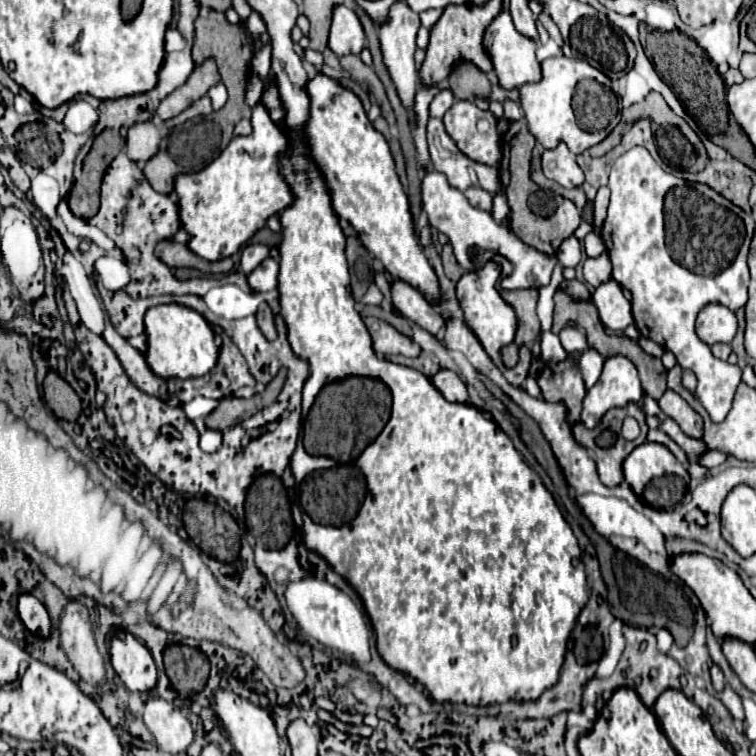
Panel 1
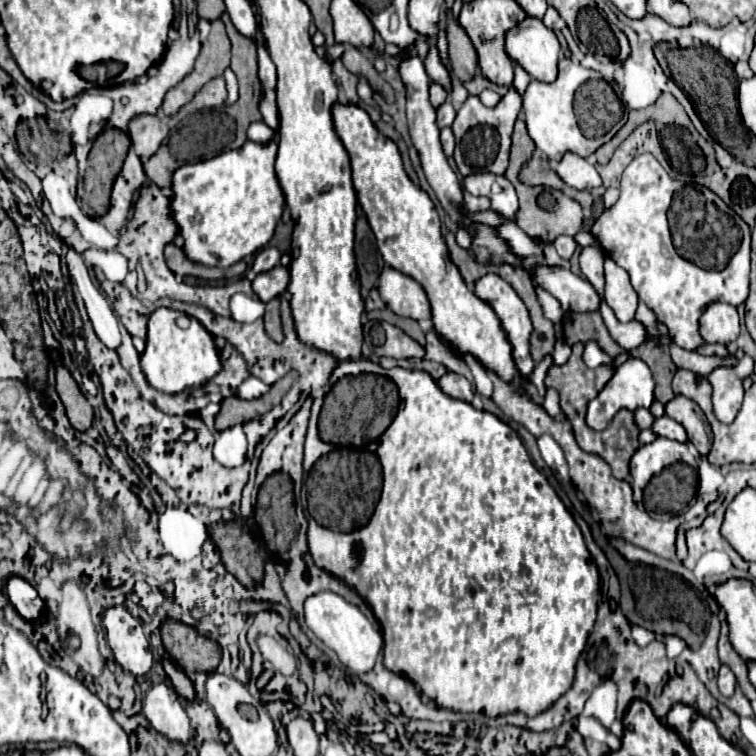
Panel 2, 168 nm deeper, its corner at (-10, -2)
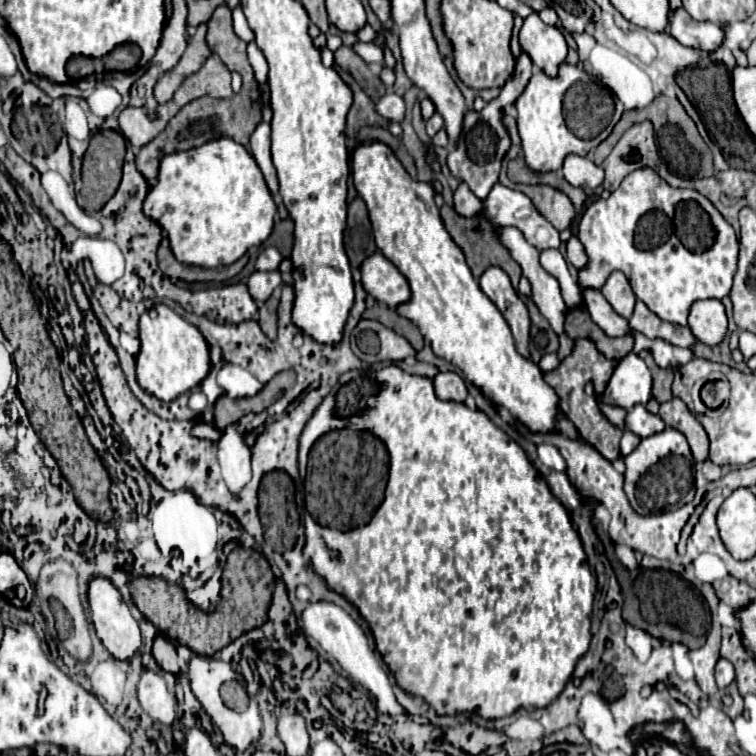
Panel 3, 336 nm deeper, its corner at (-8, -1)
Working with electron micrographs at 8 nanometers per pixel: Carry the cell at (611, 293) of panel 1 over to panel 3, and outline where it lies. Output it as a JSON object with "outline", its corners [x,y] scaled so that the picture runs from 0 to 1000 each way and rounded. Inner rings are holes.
{"outline":[[[812,358],[794,385],[802,393],[802,398],[815,409],[815,414],[820,414],[828,422],[836,417],[841,393],[839,393],[833,374],[823,358]]]}

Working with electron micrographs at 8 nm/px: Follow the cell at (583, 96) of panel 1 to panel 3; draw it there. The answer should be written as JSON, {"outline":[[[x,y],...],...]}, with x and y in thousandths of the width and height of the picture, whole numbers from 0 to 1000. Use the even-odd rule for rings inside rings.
{"outline":[[[751,83],[741,86],[741,97],[733,104],[720,94],[706,91],[698,115],[680,139],[685,144],[683,165],[690,184],[690,202],[698,221],[709,229],[741,224],[746,208],[754,202],[772,208],[780,197],[791,194],[812,168],[812,126],[762,86]]]}

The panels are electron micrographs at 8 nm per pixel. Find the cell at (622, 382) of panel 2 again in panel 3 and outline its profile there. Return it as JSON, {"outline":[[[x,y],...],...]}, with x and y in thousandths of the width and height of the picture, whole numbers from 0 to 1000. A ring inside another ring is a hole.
{"outline":[[[831,467],[815,483],[796,528],[804,536],[836,541],[844,533],[849,536],[857,533],[860,515],[862,515],[862,499],[854,480],[841,467]]]}

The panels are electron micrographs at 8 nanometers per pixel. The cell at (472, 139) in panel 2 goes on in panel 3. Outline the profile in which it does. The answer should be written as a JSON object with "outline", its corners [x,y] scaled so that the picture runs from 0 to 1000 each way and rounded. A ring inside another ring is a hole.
{"outline":[[[688,70],[688,75],[683,78],[683,94],[680,99],[669,107],[669,112],[664,115],[661,126],[648,134],[635,149],[630,147],[622,147],[616,149],[616,157],[614,157],[614,173],[611,173],[611,181],[608,187],[598,194],[595,205],[593,205],[593,221],[595,221],[595,229],[606,237],[611,237],[622,253],[635,263],[640,266],[643,258],[648,255],[651,245],[659,239],[659,229],[661,229],[661,213],[667,208],[667,202],[672,200],[675,194],[675,181],[664,165],[664,147],[677,139],[683,134],[683,128],[696,118],[698,107],[701,107],[701,99],[704,99],[704,78],[696,73],[696,70]]]}

